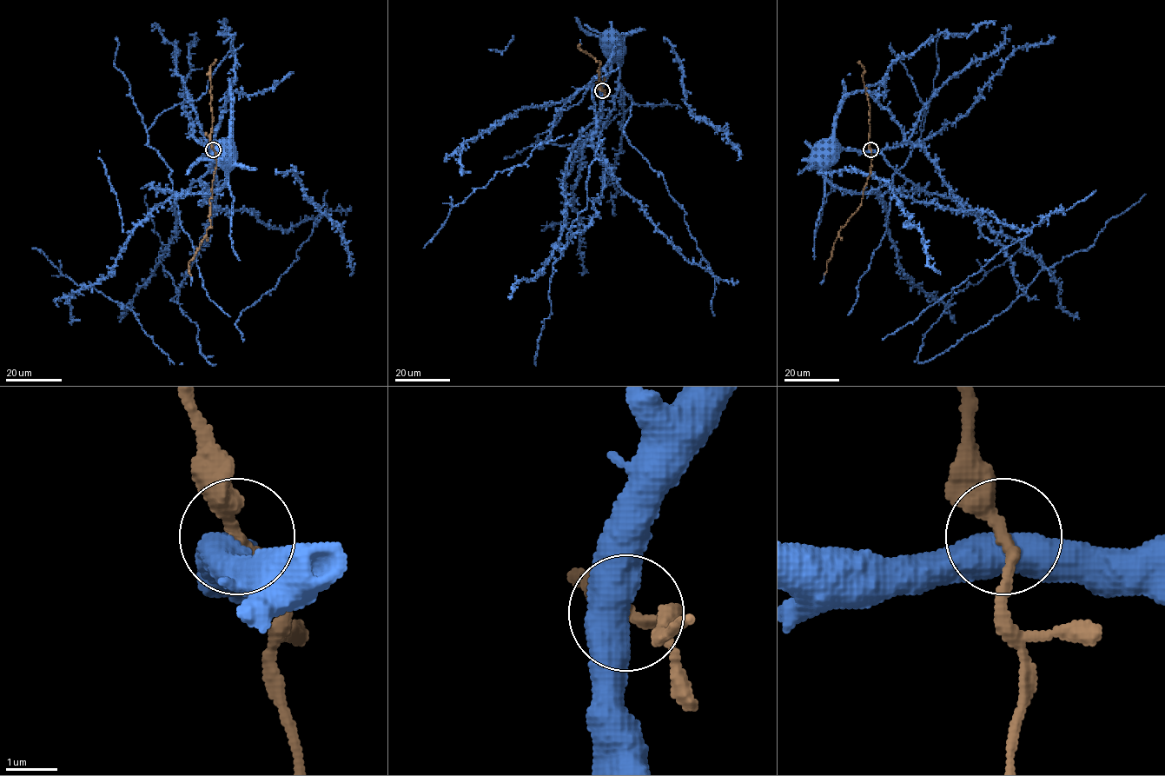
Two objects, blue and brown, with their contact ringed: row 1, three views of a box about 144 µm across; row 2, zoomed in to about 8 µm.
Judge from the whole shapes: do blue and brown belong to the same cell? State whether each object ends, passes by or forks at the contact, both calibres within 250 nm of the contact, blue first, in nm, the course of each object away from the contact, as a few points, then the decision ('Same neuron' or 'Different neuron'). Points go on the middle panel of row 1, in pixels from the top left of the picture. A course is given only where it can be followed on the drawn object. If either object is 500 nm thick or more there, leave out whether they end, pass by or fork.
Thickness 600 nm (blue) against 280 nm. Course of blue: (601, 90), (610, 70), (610, 59), (602, 49), (602, 39), (608, 34). Course of brown: (602, 90), (605, 91), (599, 82), (599, 63), (578, 47), (579, 44). Same neuron

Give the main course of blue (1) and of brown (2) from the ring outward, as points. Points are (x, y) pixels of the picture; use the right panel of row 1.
1: (870, 150), (817, 150), (814, 153)
2: (870, 150), (870, 175), (863, 187), (862, 203), (838, 231), (824, 275)

